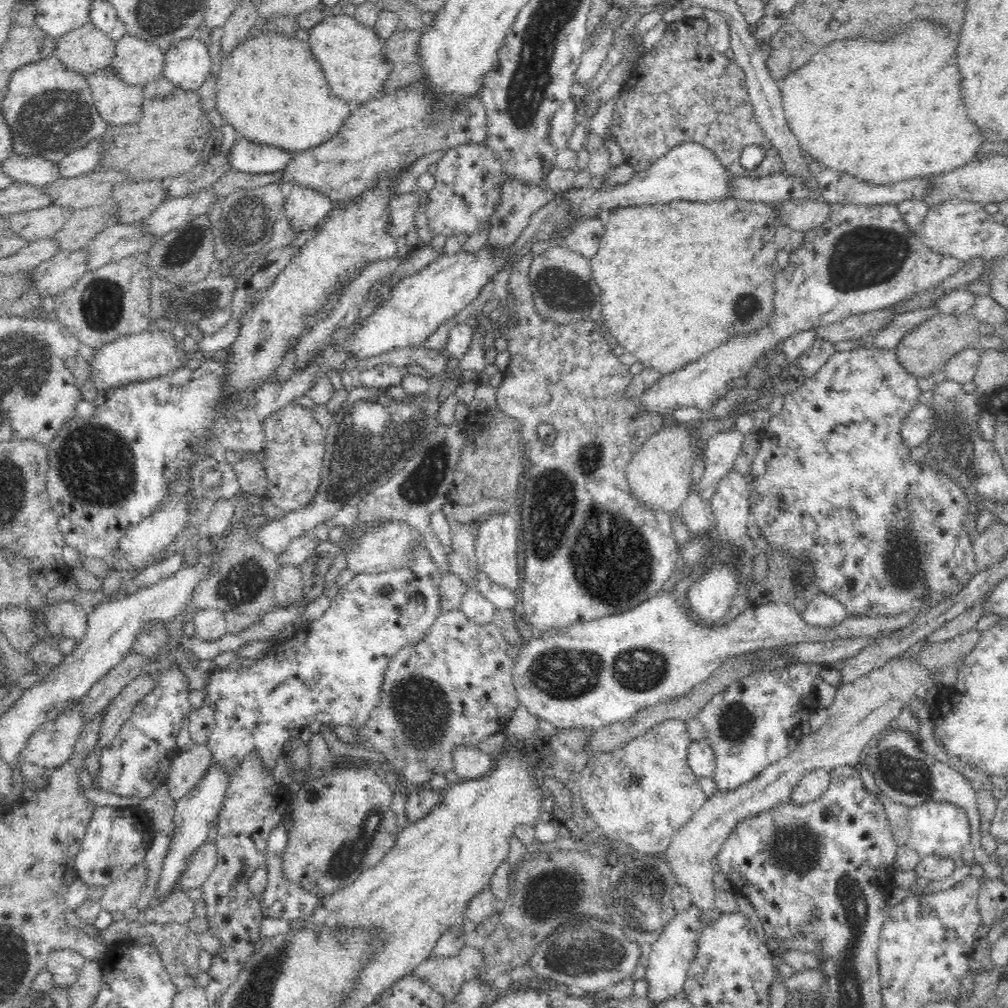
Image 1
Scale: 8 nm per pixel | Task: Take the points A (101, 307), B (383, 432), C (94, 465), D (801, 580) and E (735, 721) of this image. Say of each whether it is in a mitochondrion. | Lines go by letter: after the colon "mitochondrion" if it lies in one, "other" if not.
A: mitochondrion
B: mitochondrion
C: mitochondrion
D: mitochondrion
E: mitochondrion

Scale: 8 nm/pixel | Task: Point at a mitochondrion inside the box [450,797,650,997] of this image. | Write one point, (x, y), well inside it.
(587, 951)

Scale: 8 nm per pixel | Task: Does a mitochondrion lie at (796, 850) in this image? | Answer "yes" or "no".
yes

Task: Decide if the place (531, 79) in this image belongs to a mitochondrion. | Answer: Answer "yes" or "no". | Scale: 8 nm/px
yes

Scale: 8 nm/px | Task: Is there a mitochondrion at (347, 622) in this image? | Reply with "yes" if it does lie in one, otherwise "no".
no

